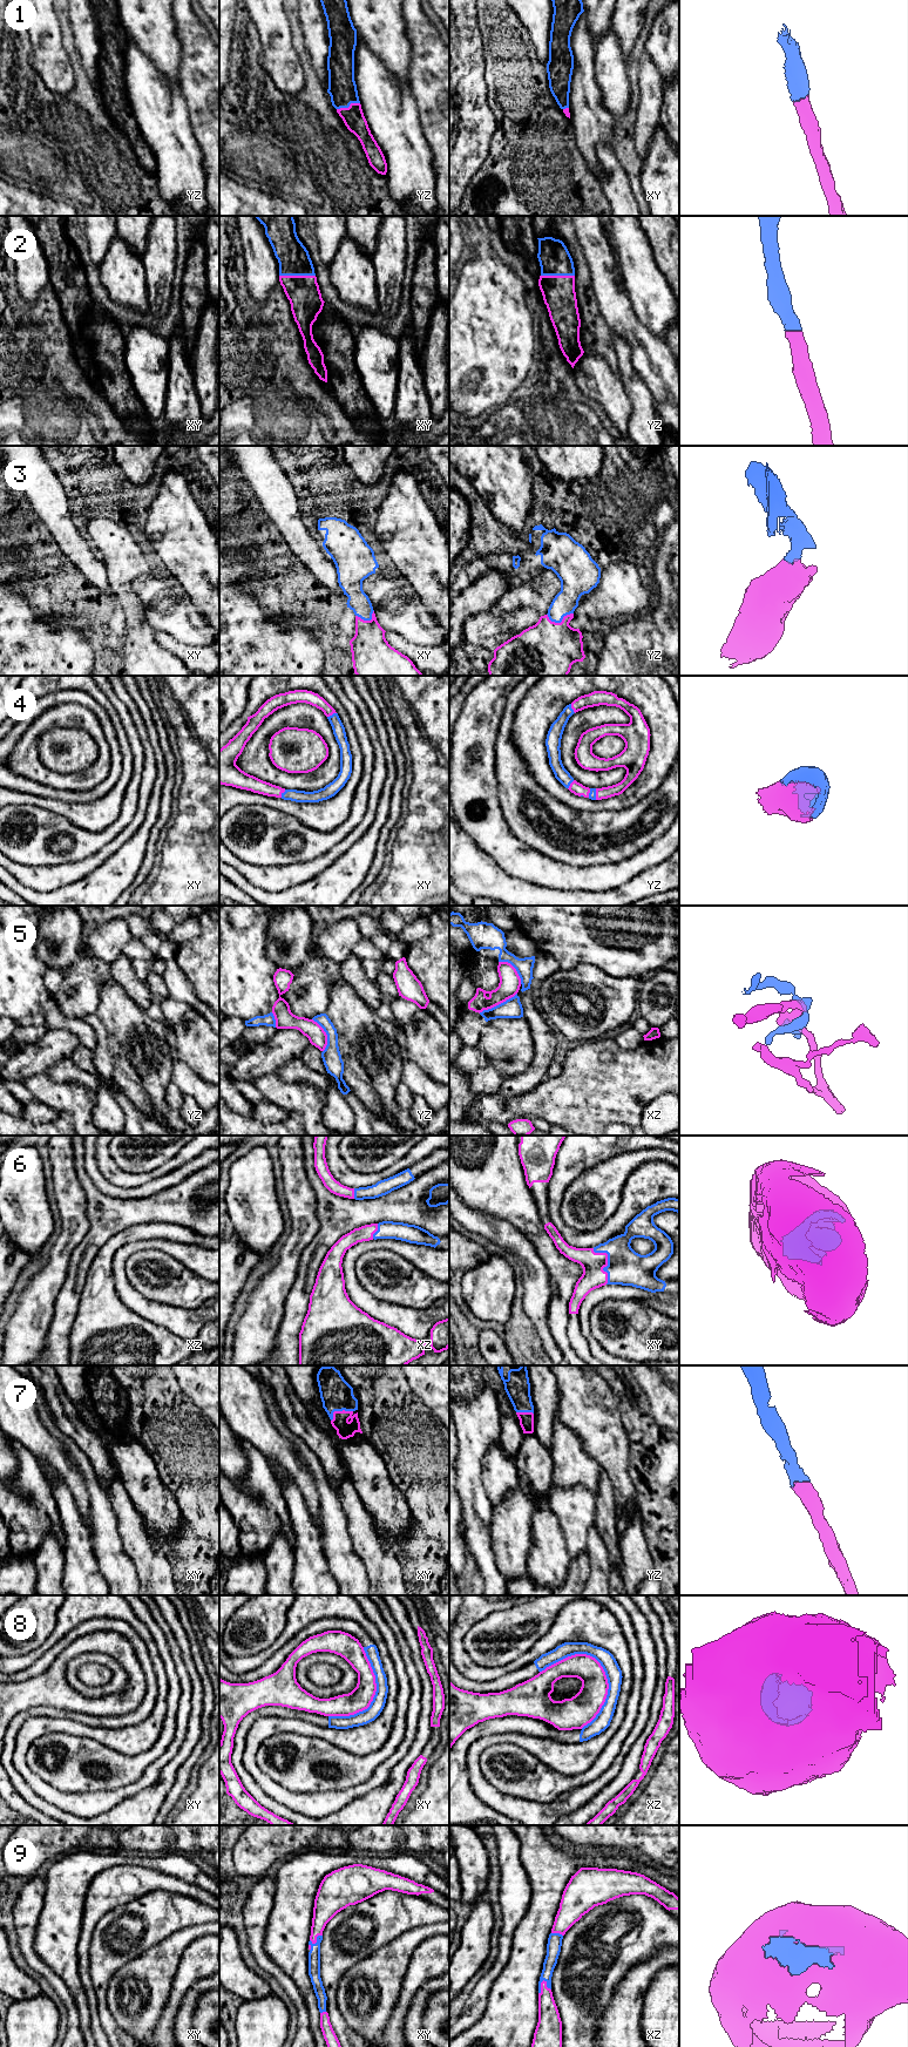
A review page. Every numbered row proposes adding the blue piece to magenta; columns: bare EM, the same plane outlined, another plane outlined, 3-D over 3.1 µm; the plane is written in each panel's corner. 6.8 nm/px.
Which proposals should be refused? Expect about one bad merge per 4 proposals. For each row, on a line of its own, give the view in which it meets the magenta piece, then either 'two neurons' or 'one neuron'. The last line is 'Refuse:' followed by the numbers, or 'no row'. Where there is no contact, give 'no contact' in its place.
1: meets magenta in yz; one neuron
2: meets magenta in xy; one neuron
3: meets magenta in yz; one neuron
4: meets magenta in xy; one neuron
5: meets magenta in xz; two neurons
6: meets magenta in xy; one neuron
7: meets magenta in xy; one neuron
8: meets magenta in xz; two neurons
9: meets magenta in xz; one neuron
Refuse: 5, 8

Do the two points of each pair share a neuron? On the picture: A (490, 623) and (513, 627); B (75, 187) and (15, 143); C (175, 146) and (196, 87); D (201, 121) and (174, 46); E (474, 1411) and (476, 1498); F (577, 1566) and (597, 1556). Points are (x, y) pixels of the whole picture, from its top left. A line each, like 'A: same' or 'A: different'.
A: same
B: same
C: different
D: different
E: same
F: different

